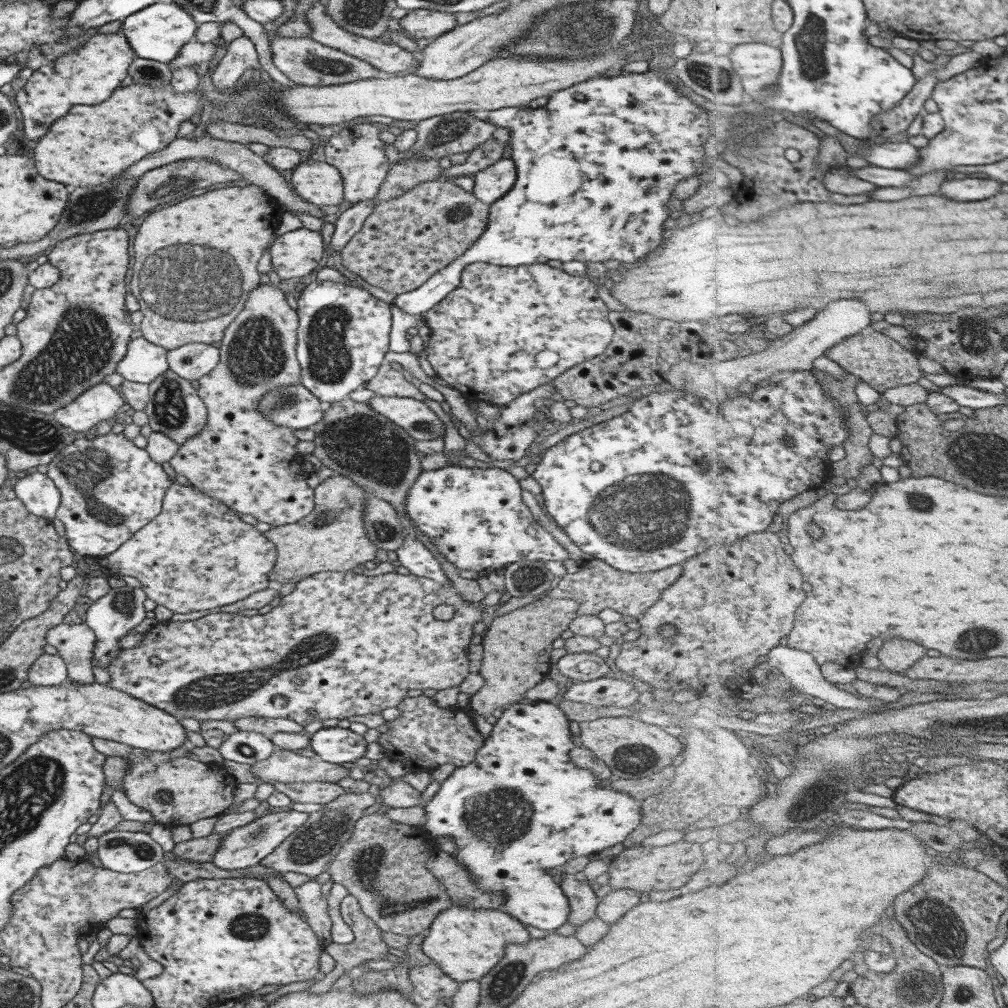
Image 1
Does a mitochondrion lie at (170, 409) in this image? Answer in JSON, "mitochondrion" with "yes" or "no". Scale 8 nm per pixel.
{"mitochondrion":"yes"}

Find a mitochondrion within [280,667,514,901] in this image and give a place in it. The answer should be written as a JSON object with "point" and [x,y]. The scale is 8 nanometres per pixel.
{"point":[312,844]}

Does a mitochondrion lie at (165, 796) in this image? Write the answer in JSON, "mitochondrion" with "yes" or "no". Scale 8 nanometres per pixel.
{"mitochondrion":"yes"}

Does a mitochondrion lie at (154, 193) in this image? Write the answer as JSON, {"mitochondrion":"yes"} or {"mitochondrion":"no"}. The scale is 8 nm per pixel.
{"mitochondrion":"yes"}

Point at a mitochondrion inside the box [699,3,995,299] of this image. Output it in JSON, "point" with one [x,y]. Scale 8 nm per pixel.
{"point":[812,44]}

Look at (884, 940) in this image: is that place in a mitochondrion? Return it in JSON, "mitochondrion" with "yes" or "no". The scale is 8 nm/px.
{"mitochondrion":"no"}

